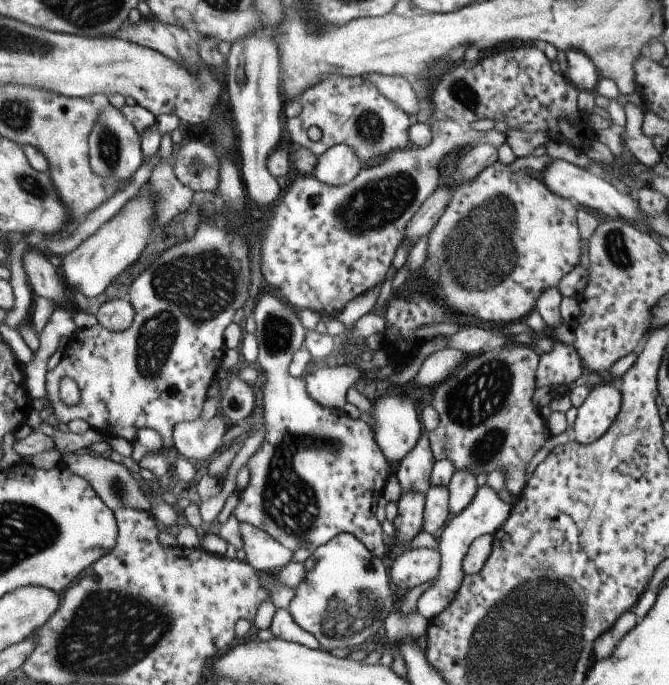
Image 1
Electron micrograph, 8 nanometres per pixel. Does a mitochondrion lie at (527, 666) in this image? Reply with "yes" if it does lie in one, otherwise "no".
yes

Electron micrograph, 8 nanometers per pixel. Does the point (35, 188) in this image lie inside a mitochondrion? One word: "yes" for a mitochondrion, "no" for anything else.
yes

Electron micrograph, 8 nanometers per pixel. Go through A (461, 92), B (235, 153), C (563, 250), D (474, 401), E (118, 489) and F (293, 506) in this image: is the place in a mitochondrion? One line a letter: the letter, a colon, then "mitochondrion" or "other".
A: mitochondrion
B: other
C: other
D: mitochondrion
E: mitochondrion
F: mitochondrion

